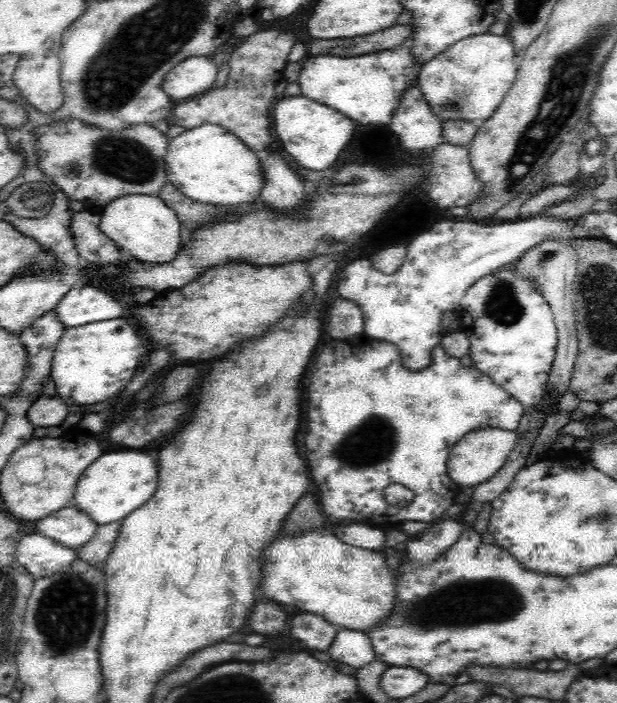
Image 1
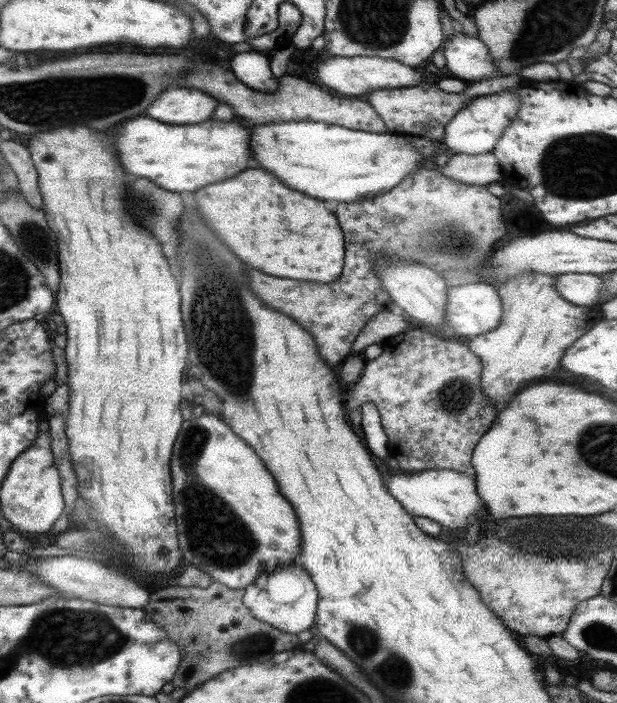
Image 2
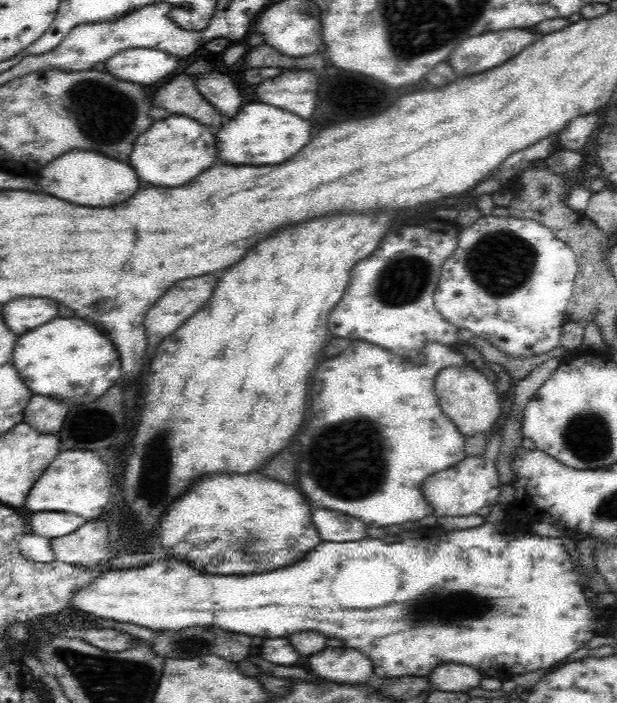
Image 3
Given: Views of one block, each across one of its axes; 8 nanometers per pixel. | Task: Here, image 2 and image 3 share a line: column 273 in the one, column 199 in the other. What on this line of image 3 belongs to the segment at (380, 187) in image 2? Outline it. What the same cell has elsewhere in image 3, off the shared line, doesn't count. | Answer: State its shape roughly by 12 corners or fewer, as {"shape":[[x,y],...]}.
{"shape":[[189,116],[154,122],[130,166],[152,186],[182,186],[216,162]]}

